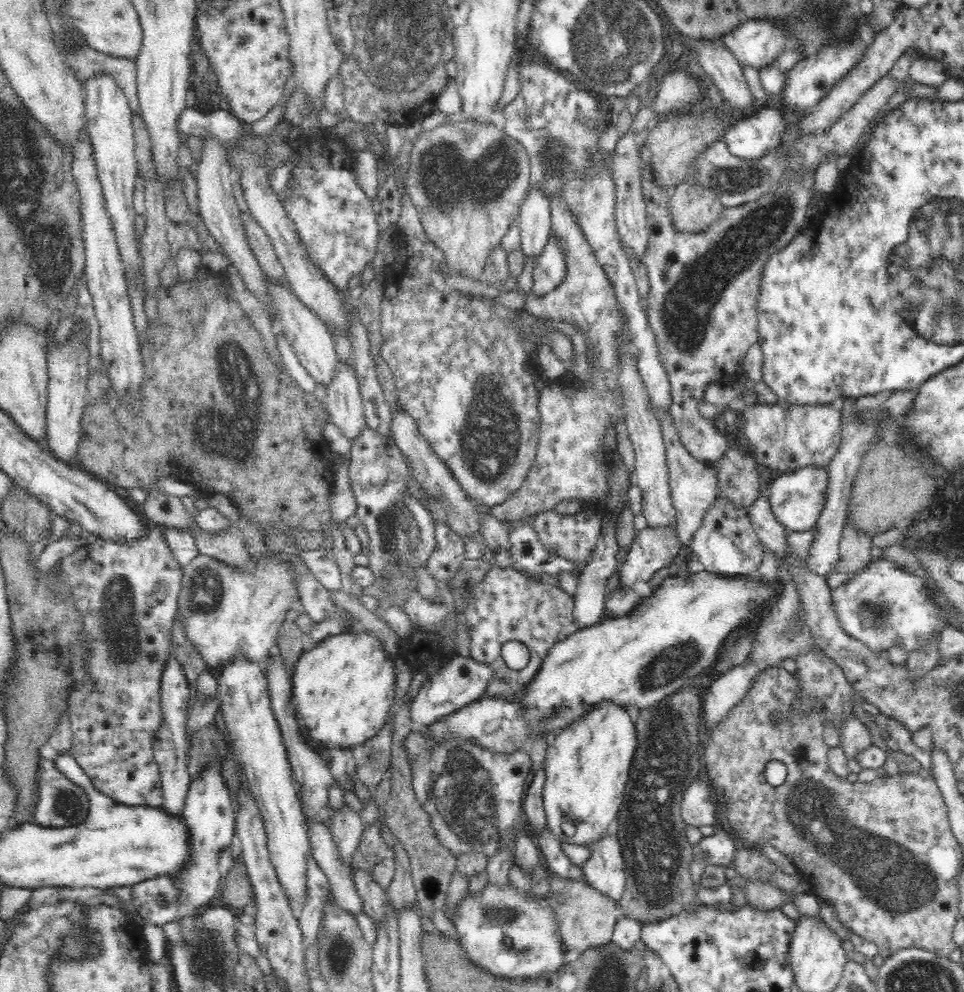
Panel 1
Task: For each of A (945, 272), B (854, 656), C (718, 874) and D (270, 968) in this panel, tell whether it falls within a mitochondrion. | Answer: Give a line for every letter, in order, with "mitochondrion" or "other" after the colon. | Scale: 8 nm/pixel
A: mitochondrion
B: mitochondrion
C: other
D: other

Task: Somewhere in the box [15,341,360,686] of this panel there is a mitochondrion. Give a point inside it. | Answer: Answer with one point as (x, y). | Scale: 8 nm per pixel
(121, 621)

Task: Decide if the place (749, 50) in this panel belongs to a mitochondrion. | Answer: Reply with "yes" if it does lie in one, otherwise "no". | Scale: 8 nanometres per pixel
no

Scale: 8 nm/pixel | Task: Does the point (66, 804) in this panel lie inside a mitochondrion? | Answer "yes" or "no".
yes

